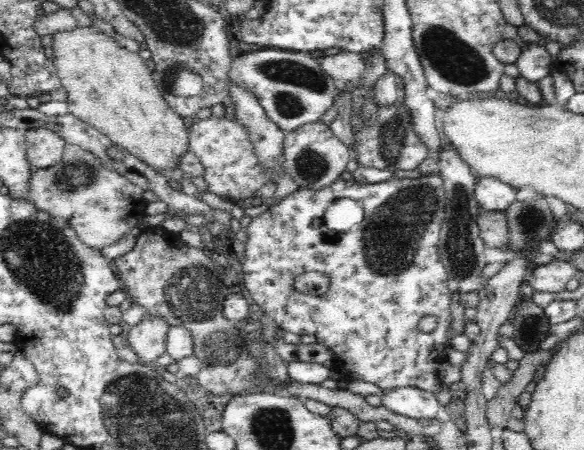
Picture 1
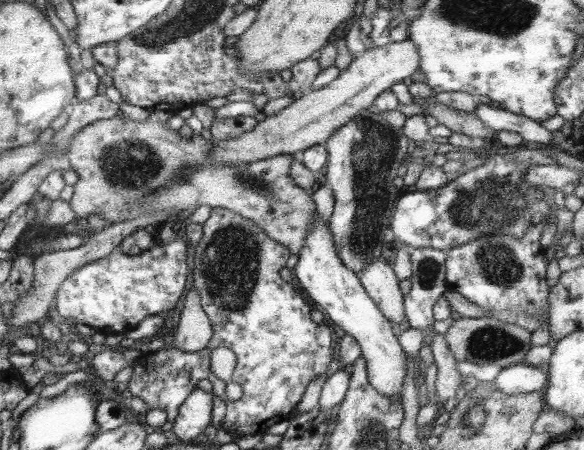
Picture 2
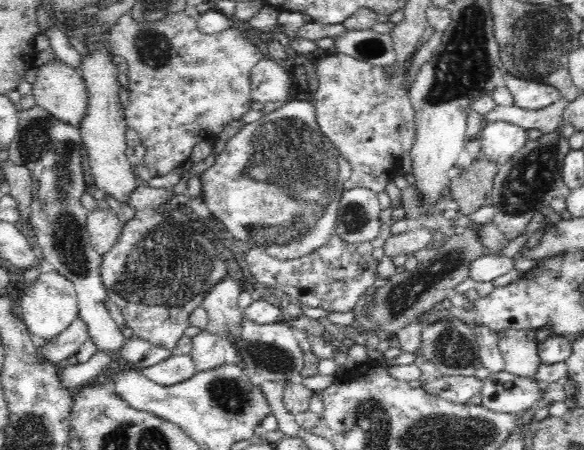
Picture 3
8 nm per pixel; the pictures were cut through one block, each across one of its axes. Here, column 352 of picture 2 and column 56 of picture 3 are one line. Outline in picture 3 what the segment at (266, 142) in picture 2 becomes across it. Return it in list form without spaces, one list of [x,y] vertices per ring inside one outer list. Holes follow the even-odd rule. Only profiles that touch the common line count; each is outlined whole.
[[[59,58],[37,67],[37,75],[31,94],[36,99],[37,106],[48,111],[52,118],[72,127],[78,127],[83,122],[89,96],[78,68],[64,63]]]

